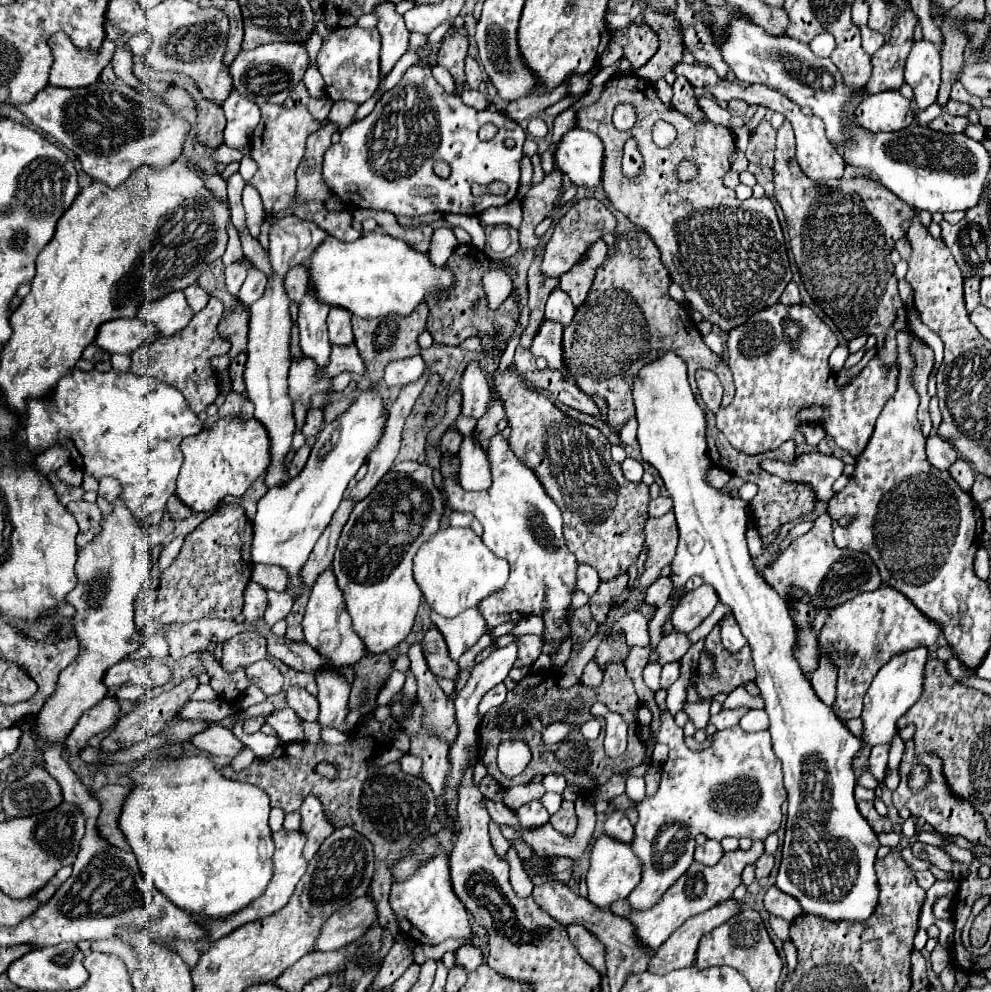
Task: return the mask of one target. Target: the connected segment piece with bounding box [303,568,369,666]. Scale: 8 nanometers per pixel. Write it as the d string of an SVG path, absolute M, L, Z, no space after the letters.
M327 568L327 572L321 572L321 576L317 576L311 588L311 598L305 610L305 618L303 618L303 632L305 632L307 644L313 650L321 652L321 656L331 660L331 664L353 666L361 658L369 656L369 652L365 652L365 642L353 632L349 612L341 596L341 588L337 588L337 578L333 576L331 568Z

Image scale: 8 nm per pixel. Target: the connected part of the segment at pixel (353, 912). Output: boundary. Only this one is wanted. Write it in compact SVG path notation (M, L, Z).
M361 896L337 910L321 928L315 950L341 950L345 944L359 940L377 922L377 906L373 898Z

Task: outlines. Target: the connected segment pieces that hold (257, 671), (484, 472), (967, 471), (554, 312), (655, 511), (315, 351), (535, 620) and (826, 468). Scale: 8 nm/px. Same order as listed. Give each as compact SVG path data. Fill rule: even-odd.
M259 660L247 668L247 678L251 684L259 686L267 696L273 696L283 690L283 674L271 660Z
M473 436L463 438L459 458L461 458L459 482L465 490L485 490L491 486L487 456L483 454L479 442Z
M957 460L957 462L949 468L949 474L957 480L957 484L959 484L965 492L971 492L971 486L973 486L973 480L975 480L975 472L973 472L973 468L971 468L965 460Z
M557 286L557 288L549 294L549 300L547 300L547 304L545 304L545 316L551 318L551 320L561 322L561 324L565 326L565 324L571 322L573 312L575 312L573 302L571 302L569 296L565 296L565 292L561 292L561 288Z
M659 496L659 498L651 500L651 504L649 504L649 516L659 518L659 516L667 514L671 508L673 508L673 500L669 496Z
M307 288L299 304L297 324L299 324L299 344L305 356L311 356L321 368L329 364L331 344L327 336L327 318L329 304L321 304L317 296L313 296L313 288Z
M525 616L521 620L521 624L515 626L513 634L515 634L515 637L517 637L517 634L539 634L539 636L543 636L543 630L545 630L543 616Z
M803 454L795 458L791 466L777 460L763 460L761 466L783 480L811 484L817 498L823 502L829 502L835 496L833 482L843 474L843 460L827 454Z

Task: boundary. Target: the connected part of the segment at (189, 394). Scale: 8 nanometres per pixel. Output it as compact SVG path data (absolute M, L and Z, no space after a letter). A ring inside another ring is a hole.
M211 298L209 304L205 306L205 310L197 312L181 332L177 332L173 336L159 336L151 346L145 344L145 346L137 348L131 354L131 372L137 376L157 378L157 380L177 388L185 396L189 408L195 414L199 414L201 410L205 410L205 406L213 404L215 398L219 396L219 379L217 373L211 368L209 360L213 356L227 354L231 348L231 344L223 342L223 338L217 332L221 314L223 314L221 300Z

